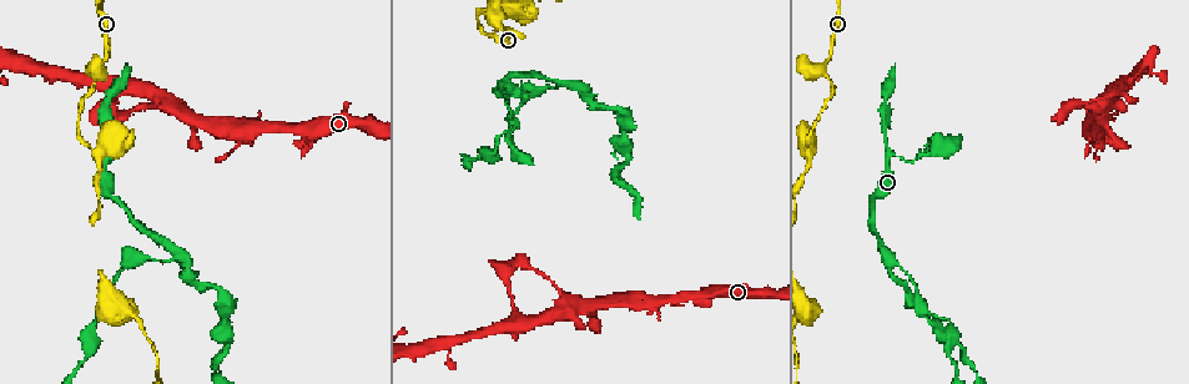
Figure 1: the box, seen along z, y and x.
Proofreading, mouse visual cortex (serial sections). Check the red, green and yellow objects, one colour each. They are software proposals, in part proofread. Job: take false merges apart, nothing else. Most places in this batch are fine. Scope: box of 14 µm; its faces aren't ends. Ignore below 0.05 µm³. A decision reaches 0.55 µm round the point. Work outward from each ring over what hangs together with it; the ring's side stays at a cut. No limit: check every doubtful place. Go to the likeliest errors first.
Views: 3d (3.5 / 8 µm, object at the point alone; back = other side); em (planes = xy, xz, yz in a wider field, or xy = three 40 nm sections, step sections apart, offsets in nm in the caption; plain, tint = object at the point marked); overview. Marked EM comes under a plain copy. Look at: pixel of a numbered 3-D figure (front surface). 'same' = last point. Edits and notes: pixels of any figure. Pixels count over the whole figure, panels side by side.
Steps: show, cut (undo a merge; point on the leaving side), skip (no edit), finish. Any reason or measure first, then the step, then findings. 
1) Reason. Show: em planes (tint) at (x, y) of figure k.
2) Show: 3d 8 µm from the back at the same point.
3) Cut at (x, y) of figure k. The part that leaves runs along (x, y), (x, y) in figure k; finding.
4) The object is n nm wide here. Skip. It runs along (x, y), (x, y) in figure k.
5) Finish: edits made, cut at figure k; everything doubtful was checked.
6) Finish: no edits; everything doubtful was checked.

Three arms meet. Show: 3d 3.5 µm at (174, 250) of figure 1.

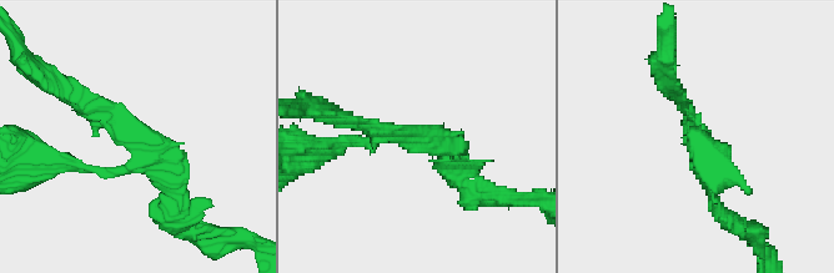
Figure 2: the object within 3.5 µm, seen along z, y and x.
Need the tissue. Show: em xy step 2 (tint) at (425, 136) of figure 2.

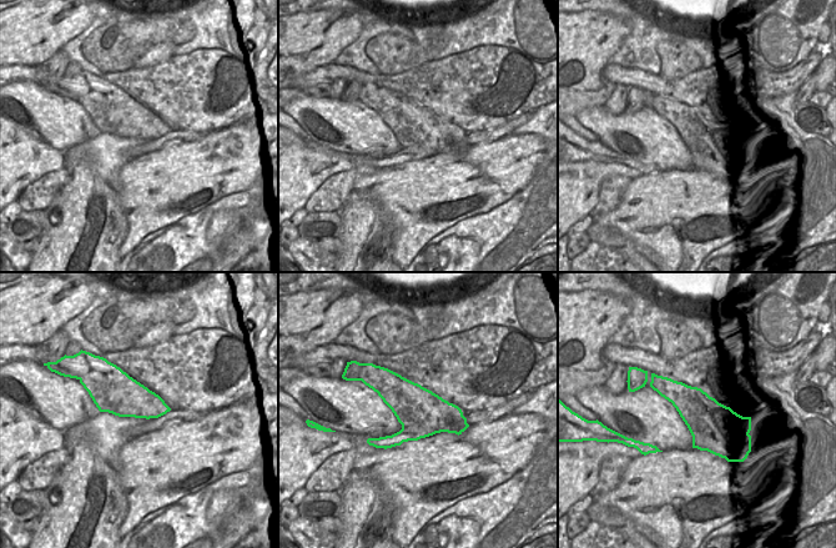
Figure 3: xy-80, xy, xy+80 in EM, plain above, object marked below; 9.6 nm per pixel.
3 arms meet here. Skip. It runs along (75, 96), (167, 157), (179, 207) in figure 2; continuous, no second cell.

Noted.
Three arms meet. Show: 3d 3.5 µm at (893, 154) of figure 1.

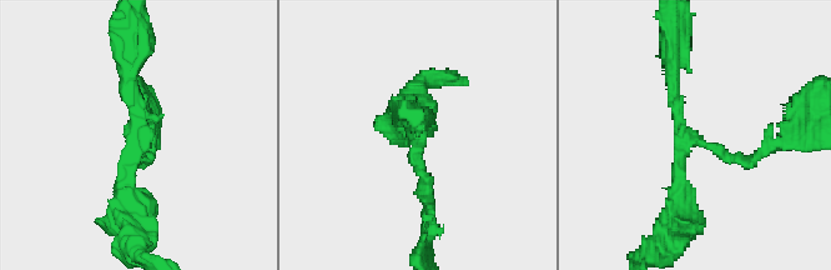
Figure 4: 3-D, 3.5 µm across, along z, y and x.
Show: em xy step 1 (tint) at (689, 139) of figure 4.

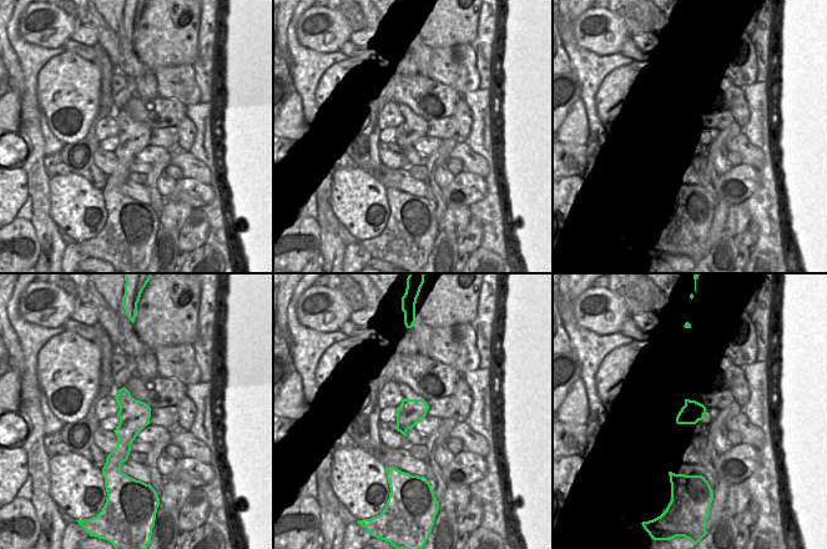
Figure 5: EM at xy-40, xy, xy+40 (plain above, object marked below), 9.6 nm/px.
The arms are 150, 200, 350 nm wide. Skip. It runs along (679, 220), (681, 144), (761, 155) in figure 4; continuous, no second cell.

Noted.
Show: 3d 3.5 µm at (918, 304) of figure 1.

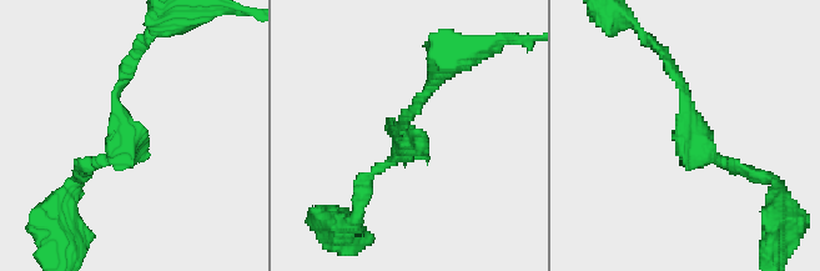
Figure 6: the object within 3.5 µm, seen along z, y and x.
The arms are 150, 150 nm wide; need the tissue. Show: em xy step 1 (tint) at (691, 141) of figure 6.

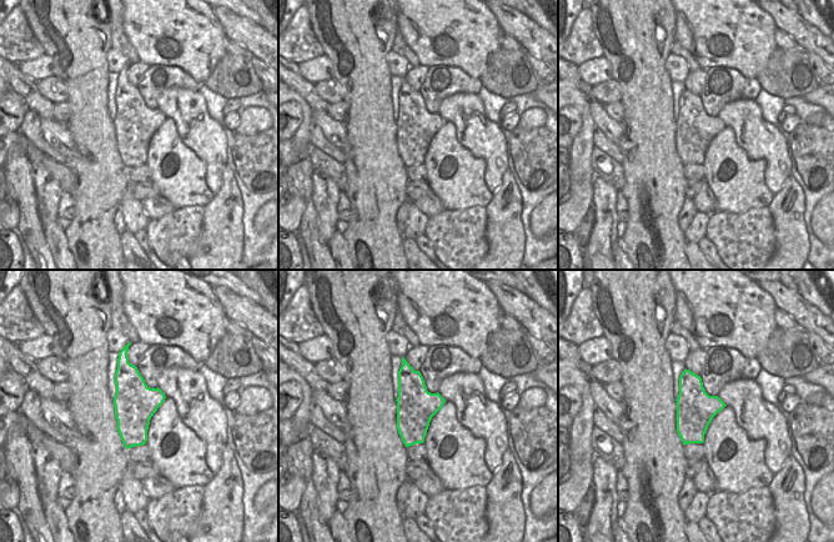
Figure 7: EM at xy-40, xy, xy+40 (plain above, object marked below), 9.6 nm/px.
Skip. It runs along (670, 65), (693, 139), (748, 174) in figure 6; one cell here.

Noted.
Finish: no edits; everything doubtful was checked.

